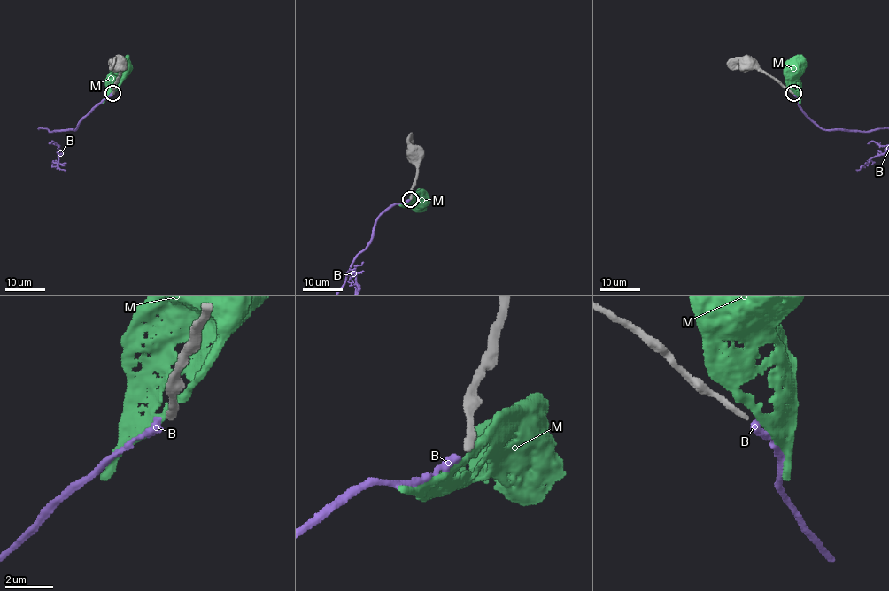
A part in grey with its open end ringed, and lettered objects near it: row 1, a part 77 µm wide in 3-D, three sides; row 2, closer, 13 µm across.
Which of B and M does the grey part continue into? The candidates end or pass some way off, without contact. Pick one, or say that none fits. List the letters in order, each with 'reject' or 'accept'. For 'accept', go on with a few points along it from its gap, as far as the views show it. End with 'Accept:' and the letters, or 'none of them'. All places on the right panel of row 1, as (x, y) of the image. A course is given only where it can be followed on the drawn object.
B: accept
M: reject
Accept: B

